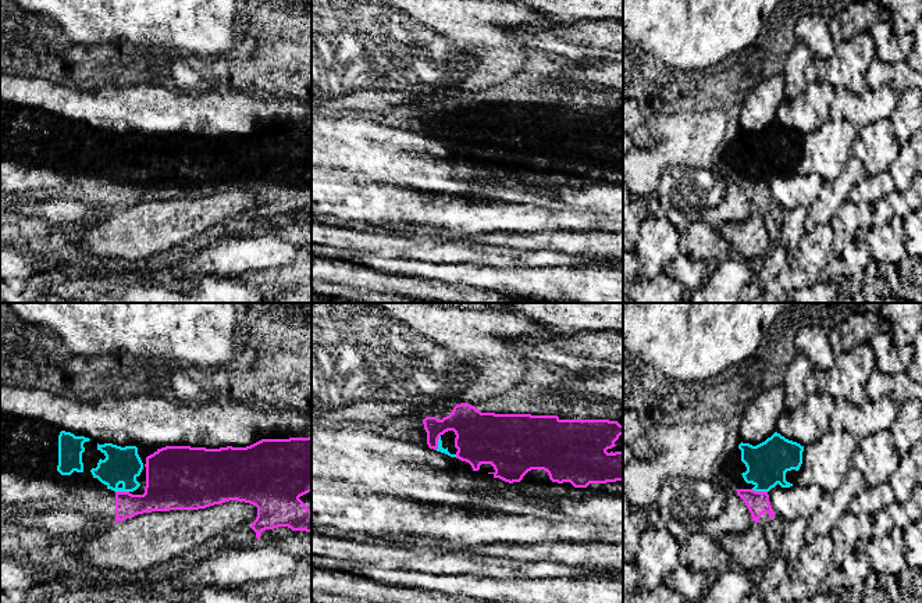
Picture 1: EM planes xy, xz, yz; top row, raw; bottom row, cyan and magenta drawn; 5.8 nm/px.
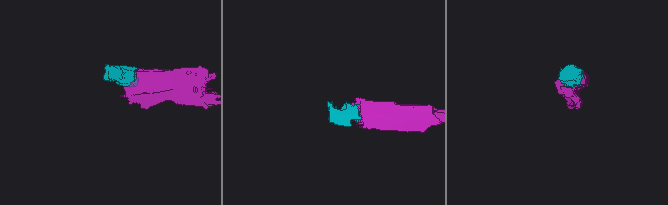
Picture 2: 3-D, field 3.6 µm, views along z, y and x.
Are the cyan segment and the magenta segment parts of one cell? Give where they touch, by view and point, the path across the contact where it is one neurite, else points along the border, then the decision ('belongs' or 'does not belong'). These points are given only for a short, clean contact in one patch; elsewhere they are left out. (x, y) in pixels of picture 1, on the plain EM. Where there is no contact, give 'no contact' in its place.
meets cyan in yz at (759, 179); runs through yz (766, 152), (764, 172), (759, 179), (758, 192); belongs

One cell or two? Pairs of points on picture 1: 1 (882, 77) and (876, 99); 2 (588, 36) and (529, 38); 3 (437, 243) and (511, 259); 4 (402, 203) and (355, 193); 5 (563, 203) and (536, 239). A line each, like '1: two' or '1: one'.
1: two
2: one
3: one
4: one
5: two

